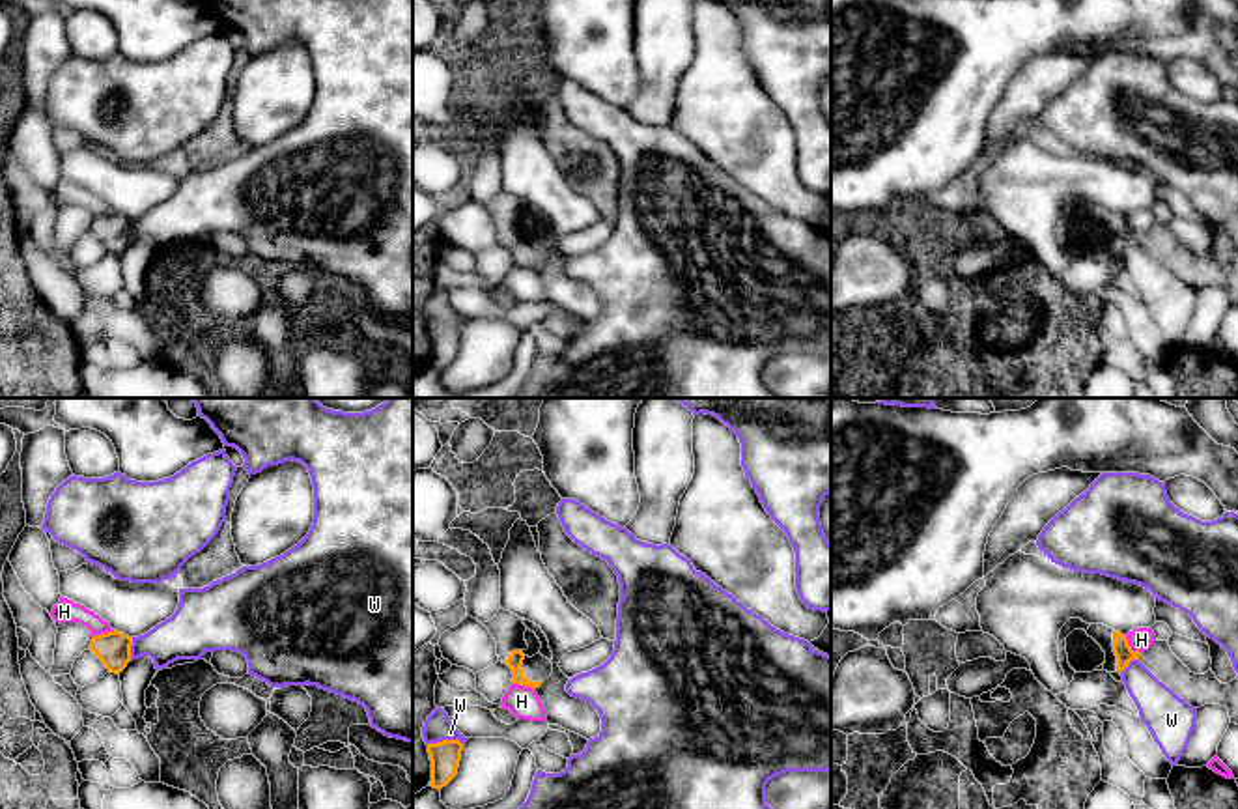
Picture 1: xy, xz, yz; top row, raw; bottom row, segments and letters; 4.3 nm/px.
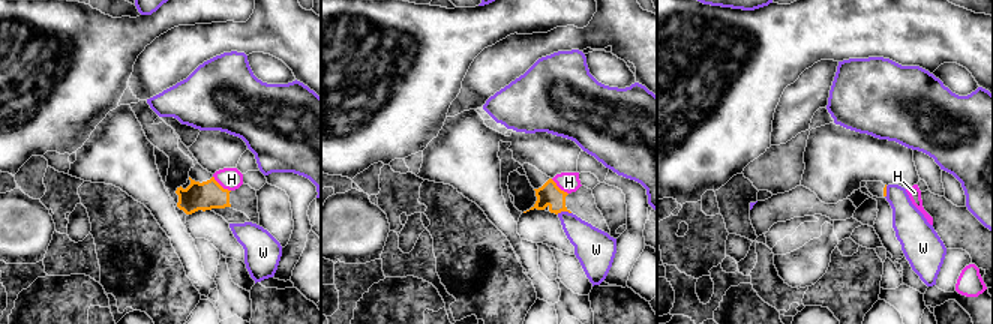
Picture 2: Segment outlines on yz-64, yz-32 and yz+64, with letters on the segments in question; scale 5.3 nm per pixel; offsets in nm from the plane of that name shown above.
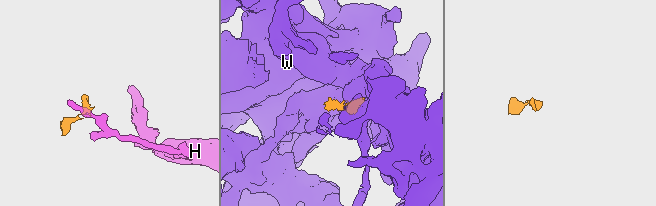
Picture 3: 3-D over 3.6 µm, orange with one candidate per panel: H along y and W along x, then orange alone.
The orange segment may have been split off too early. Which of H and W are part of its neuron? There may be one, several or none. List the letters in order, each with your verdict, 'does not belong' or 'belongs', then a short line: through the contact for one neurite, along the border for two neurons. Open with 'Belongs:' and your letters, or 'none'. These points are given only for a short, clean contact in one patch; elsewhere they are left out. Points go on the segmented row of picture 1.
Belongs: none
H: does not belong; line xz (512, 681), (534, 690)
W: does not belong

